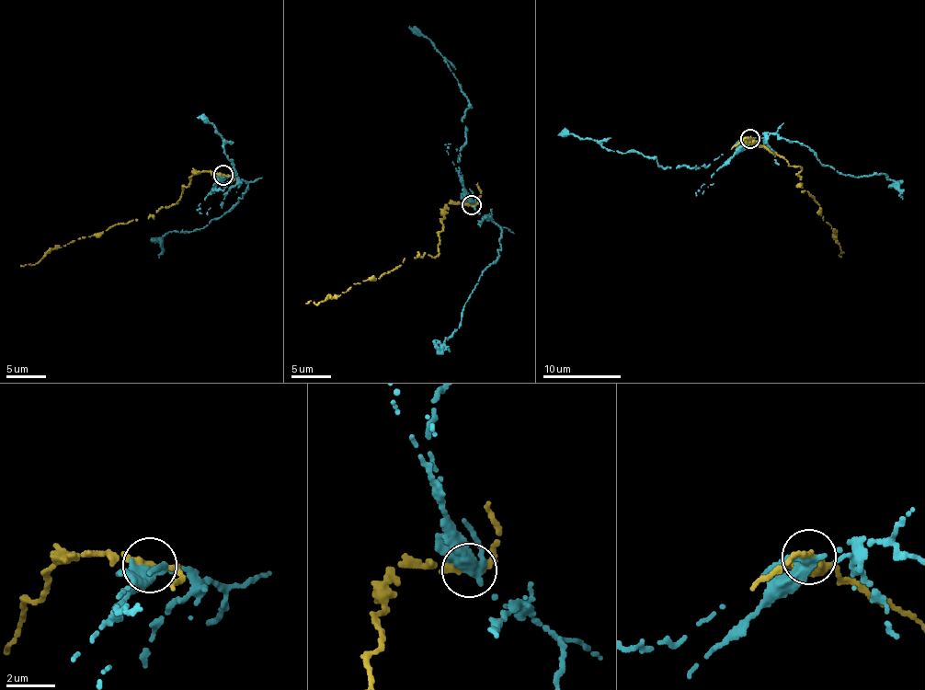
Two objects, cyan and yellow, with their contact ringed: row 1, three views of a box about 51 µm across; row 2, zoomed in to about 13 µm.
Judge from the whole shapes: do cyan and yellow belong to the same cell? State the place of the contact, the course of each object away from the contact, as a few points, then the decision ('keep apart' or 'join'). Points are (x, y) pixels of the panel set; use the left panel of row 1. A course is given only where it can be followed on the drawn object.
place (223, 175); course cyan (223, 176), (212, 190), (214, 184), (213, 189), (223, 189), (235, 173), (223, 141), (211, 123), (196, 117); course yellow (223, 176), (199, 170), (174, 205), (163, 206), (148, 219), (115, 224), (50, 249), (31, 265), (20, 265); keep apart

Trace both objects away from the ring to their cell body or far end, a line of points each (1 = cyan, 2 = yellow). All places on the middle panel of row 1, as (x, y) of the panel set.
1: (472, 205), (461, 177), (459, 160), (465, 140), (464, 113), (468, 100), (443, 56), (426, 38), (407, 28)
2: (472, 205), (446, 205), (437, 256), (405, 258), (379, 279), (353, 282), (345, 293), (317, 304), (305, 304)

